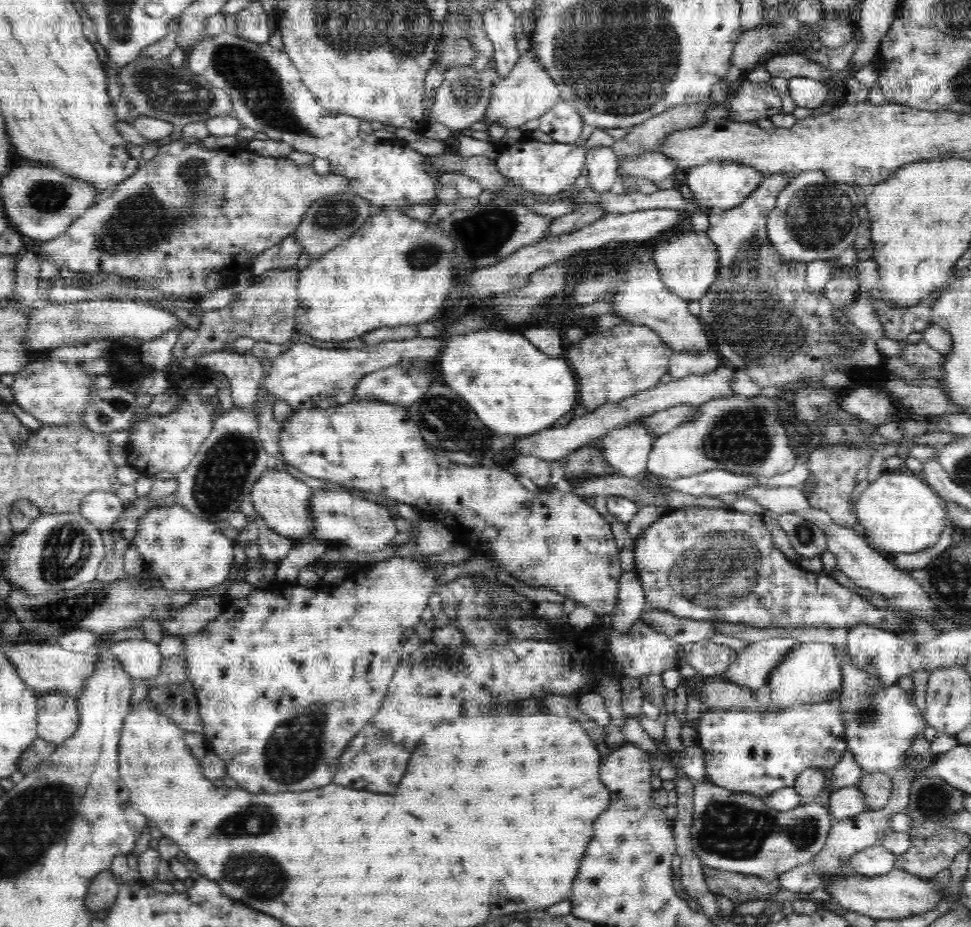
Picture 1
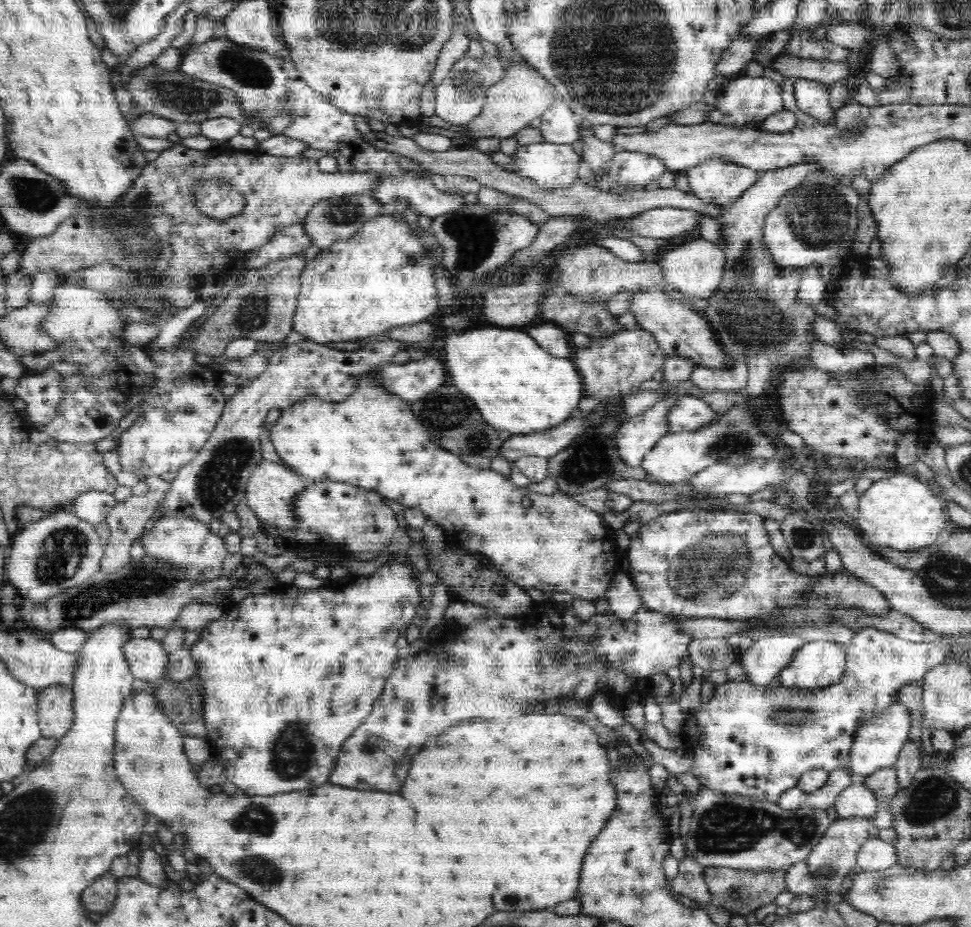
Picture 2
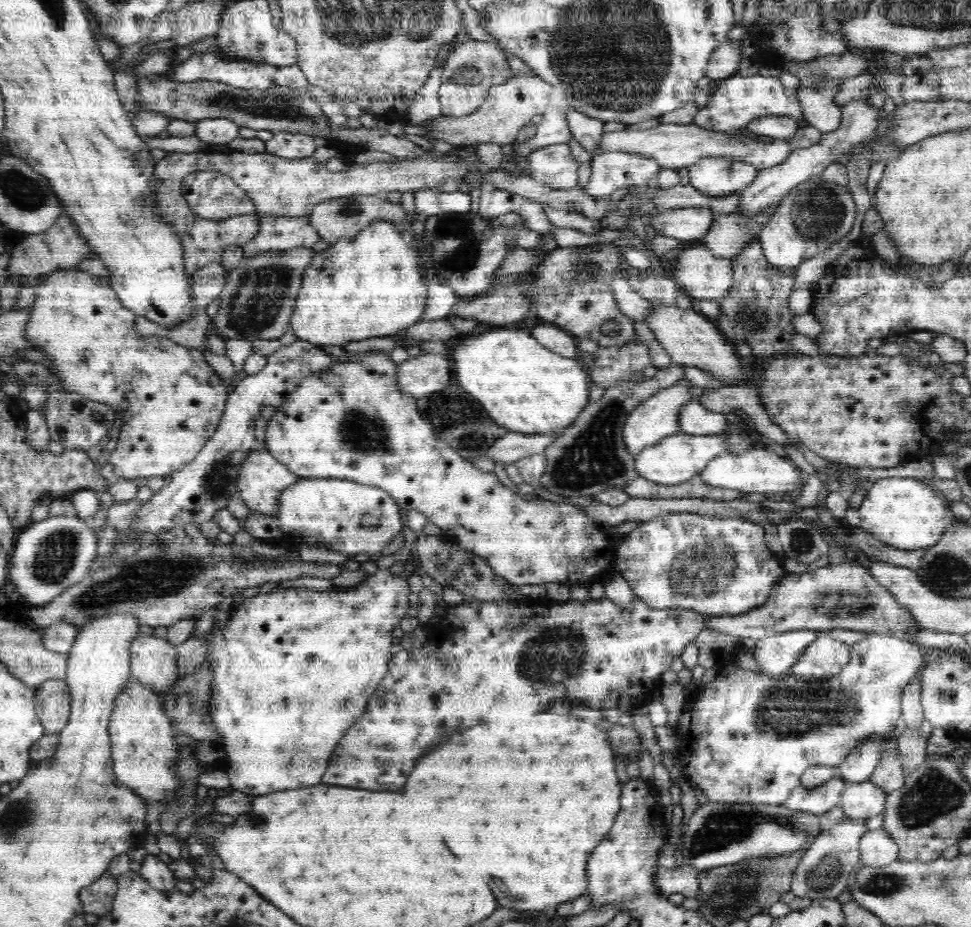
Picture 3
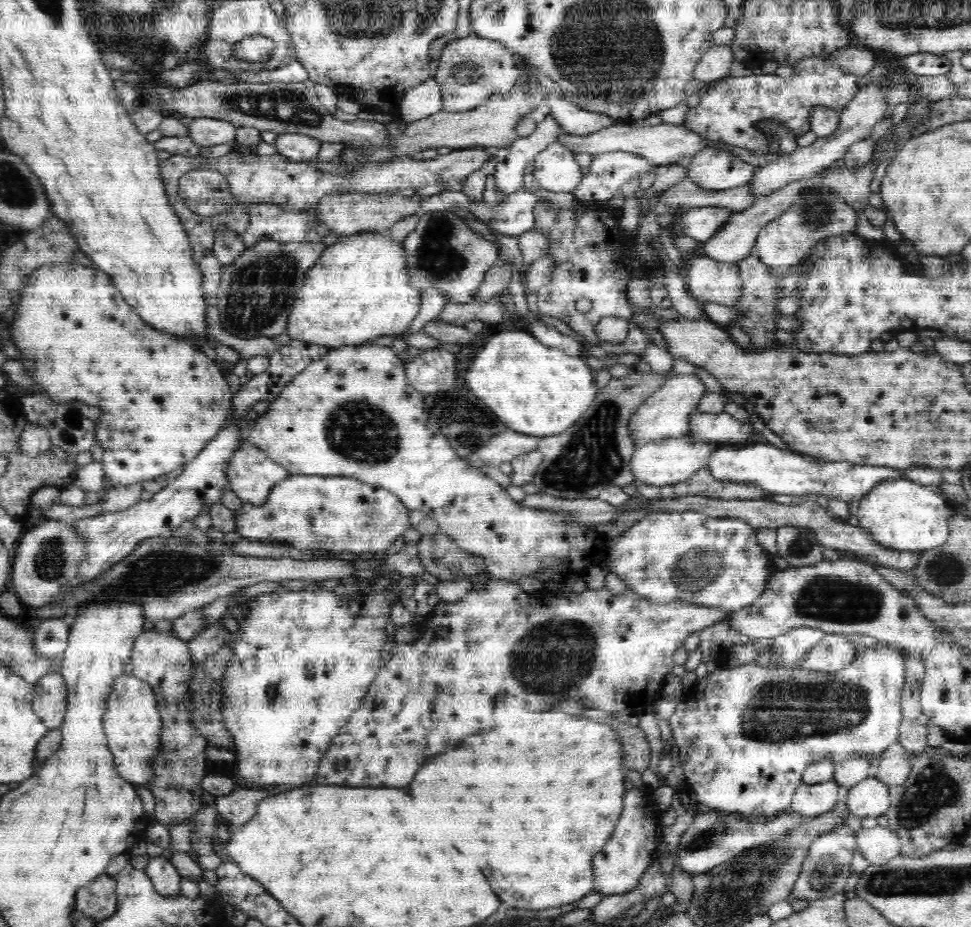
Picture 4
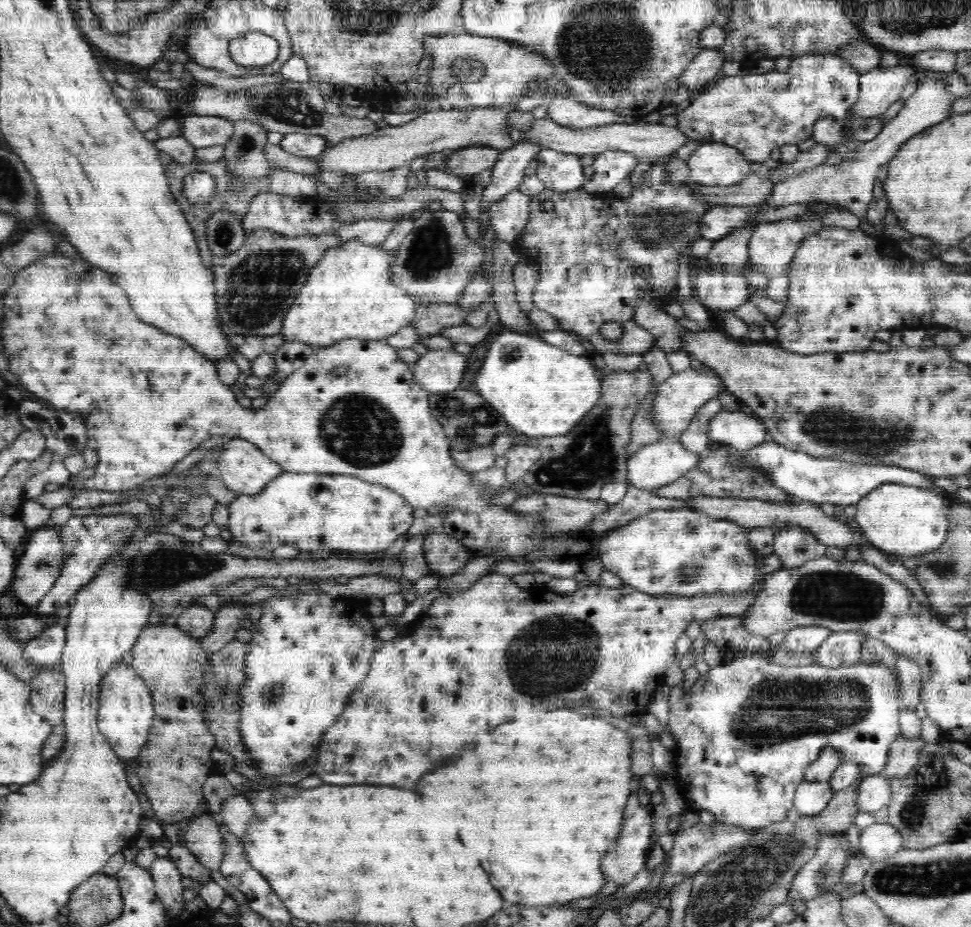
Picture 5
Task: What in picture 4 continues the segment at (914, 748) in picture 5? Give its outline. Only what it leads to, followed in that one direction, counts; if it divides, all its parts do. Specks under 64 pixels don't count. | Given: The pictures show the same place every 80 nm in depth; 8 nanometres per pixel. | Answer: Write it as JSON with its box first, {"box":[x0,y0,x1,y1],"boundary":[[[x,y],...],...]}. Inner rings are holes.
{"box":[874,740,915,788],"boundary":[[[898,740],[888,746],[879,759],[874,778],[888,785],[889,788],[901,786],[906,782],[913,765],[912,760],[915,760],[913,754],[908,752]]]}

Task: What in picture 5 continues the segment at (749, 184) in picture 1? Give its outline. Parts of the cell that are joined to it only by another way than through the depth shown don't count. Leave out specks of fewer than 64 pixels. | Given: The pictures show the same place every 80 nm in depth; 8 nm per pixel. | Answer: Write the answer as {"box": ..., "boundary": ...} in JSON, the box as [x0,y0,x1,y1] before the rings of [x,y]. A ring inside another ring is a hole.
{"box":[687,142,752,186],"boundary":[[[699,142],[687,161],[692,182],[705,186],[740,184],[752,173],[751,163],[734,146]]]}

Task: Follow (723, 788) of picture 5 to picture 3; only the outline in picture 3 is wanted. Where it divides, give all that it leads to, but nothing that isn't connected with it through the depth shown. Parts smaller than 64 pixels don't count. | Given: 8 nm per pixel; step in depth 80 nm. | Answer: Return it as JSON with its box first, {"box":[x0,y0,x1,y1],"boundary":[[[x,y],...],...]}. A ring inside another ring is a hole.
{"box":[674,633,932,806],"boundary":[[[868,633],[866,638],[854,643],[850,660],[841,672],[830,679],[829,683],[824,681],[806,682],[802,679],[792,677],[790,674],[780,675],[778,679],[772,679],[764,673],[758,673],[756,670],[743,670],[739,668],[734,674],[729,676],[722,674],[716,676],[713,682],[710,682],[704,688],[699,688],[697,700],[684,707],[679,724],[674,727],[674,734],[680,739],[678,755],[683,767],[685,779],[690,783],[697,785],[706,793],[710,802],[722,803],[752,803],[756,805],[778,806],[786,802],[786,798],[792,794],[792,790],[800,785],[800,778],[810,768],[810,766],[833,766],[839,767],[849,754],[864,741],[881,741],[887,739],[897,732],[899,721],[901,720],[901,696],[904,688],[910,685],[910,682],[923,670],[927,664],[932,661],[932,655],[929,656],[928,648],[920,644],[910,643],[910,641],[898,639],[890,635],[880,635]]]}

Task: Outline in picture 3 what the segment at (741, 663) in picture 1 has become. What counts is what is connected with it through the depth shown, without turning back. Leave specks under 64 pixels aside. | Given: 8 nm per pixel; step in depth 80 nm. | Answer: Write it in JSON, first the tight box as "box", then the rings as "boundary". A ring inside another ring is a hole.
{"box":[751,629,817,679],"boundary":[[[802,629],[760,639],[751,652],[751,658],[756,661],[756,672],[772,679],[788,674],[804,650],[817,638],[813,630]]]}

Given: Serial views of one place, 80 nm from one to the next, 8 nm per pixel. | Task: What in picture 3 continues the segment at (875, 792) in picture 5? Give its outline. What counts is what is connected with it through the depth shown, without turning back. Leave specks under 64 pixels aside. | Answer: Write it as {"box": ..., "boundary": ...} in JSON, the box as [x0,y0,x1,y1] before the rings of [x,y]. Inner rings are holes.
{"box":[839,781,887,821],"boundary":[[[869,781],[847,784],[839,804],[848,818],[860,821],[882,814],[887,796]]]}

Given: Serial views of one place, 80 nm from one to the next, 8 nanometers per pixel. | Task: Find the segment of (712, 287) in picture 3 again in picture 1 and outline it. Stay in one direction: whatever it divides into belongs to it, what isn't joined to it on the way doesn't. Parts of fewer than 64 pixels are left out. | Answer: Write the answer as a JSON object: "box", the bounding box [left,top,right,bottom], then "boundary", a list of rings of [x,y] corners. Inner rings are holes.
{"box":[653,232,718,300],"boundary":[[[686,232],[662,240],[656,245],[653,261],[660,271],[661,281],[680,298],[700,300],[715,281],[718,266],[718,248],[704,233]]]}

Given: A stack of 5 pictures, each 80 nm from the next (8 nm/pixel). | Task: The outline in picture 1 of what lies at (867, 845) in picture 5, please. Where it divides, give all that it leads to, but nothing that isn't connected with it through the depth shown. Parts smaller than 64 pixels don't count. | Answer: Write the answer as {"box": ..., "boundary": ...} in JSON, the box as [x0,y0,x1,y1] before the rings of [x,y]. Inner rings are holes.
{"box":[850,846,897,876],"boundary":[[[868,846],[850,857],[856,875],[876,876],[895,868],[897,857],[883,846]]]}

